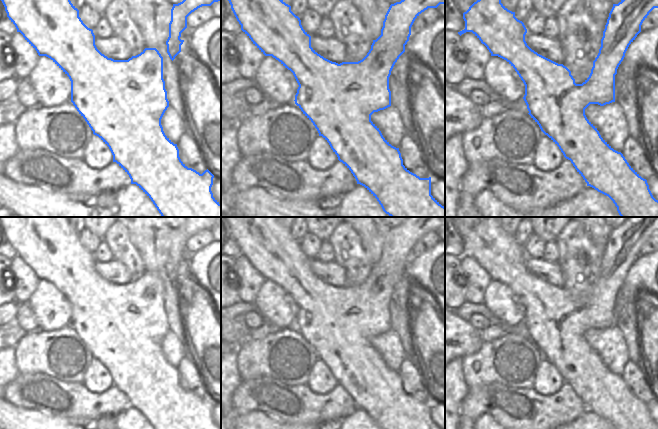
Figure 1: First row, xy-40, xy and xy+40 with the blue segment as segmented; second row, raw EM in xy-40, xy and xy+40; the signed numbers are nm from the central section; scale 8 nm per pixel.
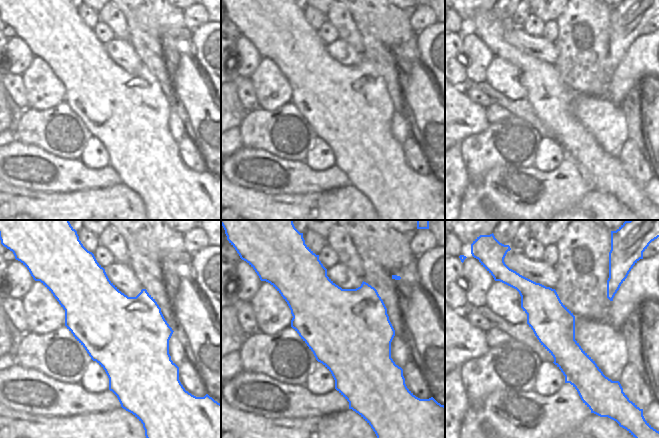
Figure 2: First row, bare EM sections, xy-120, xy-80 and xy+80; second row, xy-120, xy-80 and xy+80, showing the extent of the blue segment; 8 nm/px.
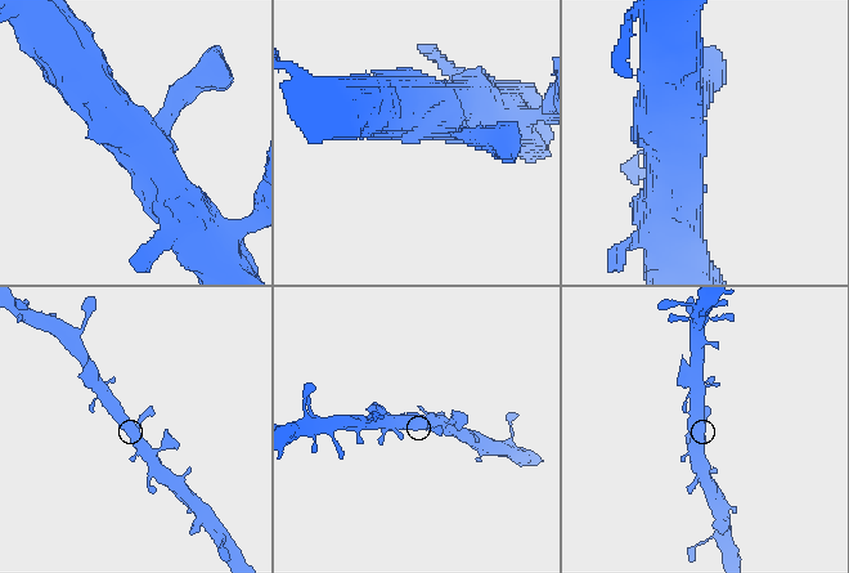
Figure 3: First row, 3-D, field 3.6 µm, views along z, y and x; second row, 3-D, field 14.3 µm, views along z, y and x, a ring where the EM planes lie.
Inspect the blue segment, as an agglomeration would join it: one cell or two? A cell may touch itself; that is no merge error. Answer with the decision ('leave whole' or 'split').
leave whole

